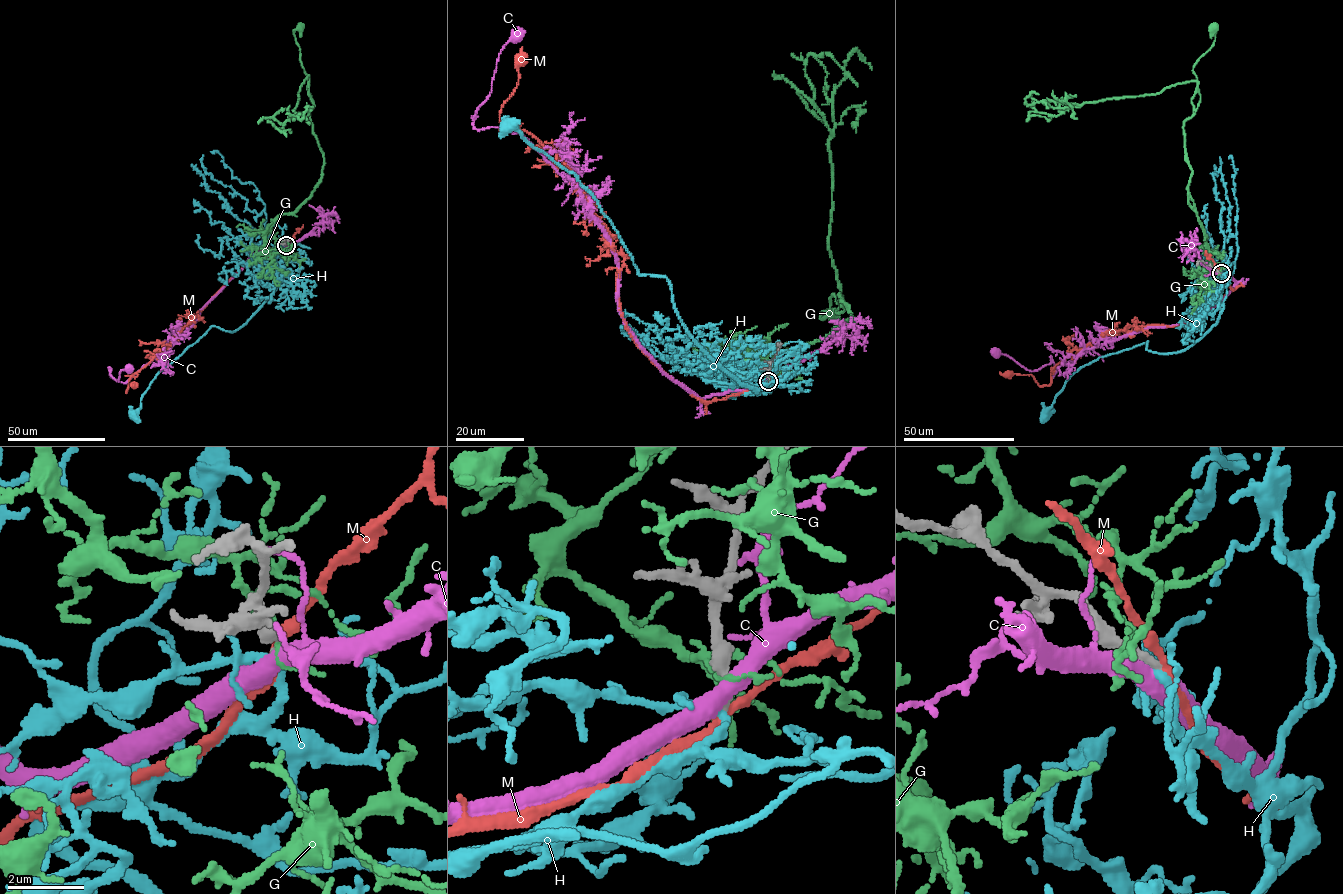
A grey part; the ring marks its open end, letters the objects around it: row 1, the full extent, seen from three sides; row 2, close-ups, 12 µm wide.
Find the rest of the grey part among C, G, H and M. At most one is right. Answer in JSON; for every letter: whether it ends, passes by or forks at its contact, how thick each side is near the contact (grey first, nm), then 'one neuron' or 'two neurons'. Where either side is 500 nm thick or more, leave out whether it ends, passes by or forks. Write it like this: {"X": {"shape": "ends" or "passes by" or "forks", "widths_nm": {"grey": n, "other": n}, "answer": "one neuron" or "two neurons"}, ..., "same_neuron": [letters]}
{"C": {"shape": "passes by", "widths_nm": {"grey": 280, "other": 440}, "answer": "two neurons"}, "G": {"shape": "passes by", "widths_nm": {"grey": 440, "other": 100}, "answer": "two neurons"}, "H": {"shape": "forks", "widths_nm": {"grey": 220, "other": 160}, "answer": "two neurons"}, "M": {"shape": "passes by", "widths_nm": {"grey": 220, "other": 240}, "answer": "one neuron"}, "same_neuron": ["M"]}

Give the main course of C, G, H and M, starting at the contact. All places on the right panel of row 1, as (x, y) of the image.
C: (1220, 273), (1234, 286), (1199, 315), (1087, 348), (1054, 376), (1051, 356), (1031, 371), (995, 353)
G: (1219, 272), (1190, 197), (1192, 169), (1183, 131), (1193, 111), (1197, 82), (1193, 66), (1213, 43), (1214, 28)
H: (1221, 273), (1229, 282), (1223, 310), (1192, 344), (1164, 353), (1147, 341), (1098, 358), (1070, 376), (1044, 413)
M: (1221, 273), (1236, 288), (1197, 317), (1107, 333), (1073, 349), (1054, 368), (1048, 385), (1031, 374), (1000, 372)

